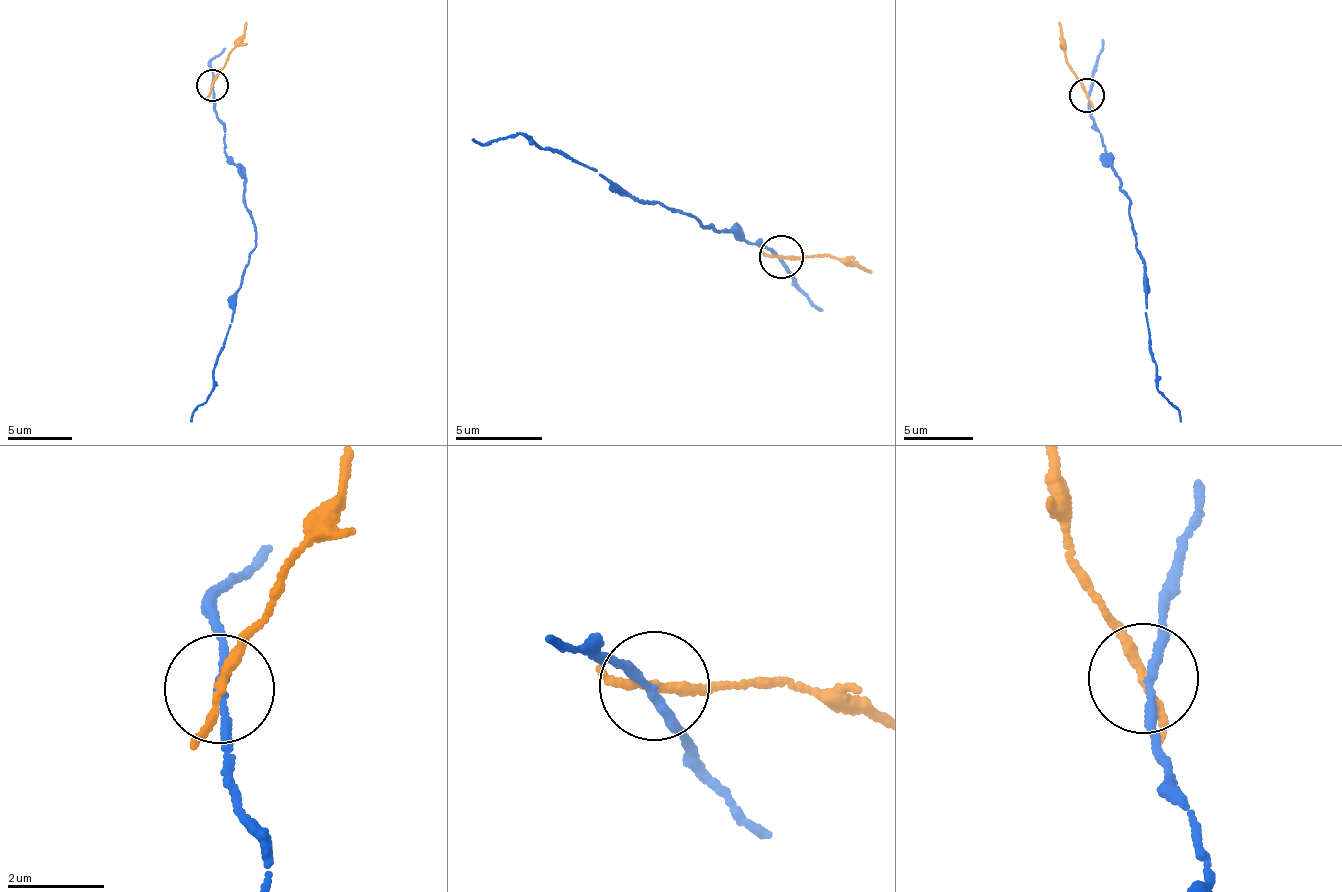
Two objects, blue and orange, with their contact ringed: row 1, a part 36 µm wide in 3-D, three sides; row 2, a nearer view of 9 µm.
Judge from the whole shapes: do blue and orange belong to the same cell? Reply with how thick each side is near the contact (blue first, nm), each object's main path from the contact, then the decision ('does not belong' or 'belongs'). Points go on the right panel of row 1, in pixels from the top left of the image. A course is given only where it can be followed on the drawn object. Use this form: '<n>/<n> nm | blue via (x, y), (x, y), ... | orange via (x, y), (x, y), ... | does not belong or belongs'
150/170 nm | blue via (1088, 93), (1103, 161), (1114, 168), (1130, 202), (1157, 384), (1180, 421) | orange via (1085, 94), (1064, 52), (1060, 22) | does not belong

